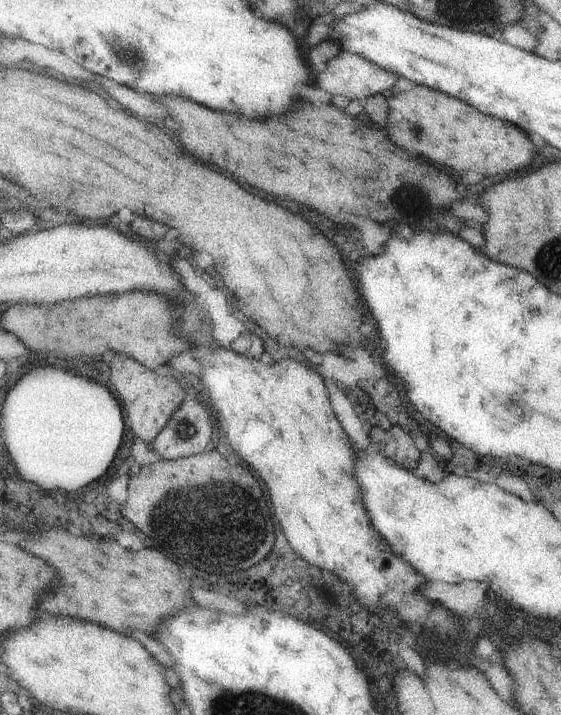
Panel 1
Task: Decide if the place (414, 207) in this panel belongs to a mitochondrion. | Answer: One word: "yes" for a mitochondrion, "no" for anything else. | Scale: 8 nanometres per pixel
yes

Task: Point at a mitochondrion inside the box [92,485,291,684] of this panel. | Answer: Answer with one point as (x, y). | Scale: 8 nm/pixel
(185, 523)

